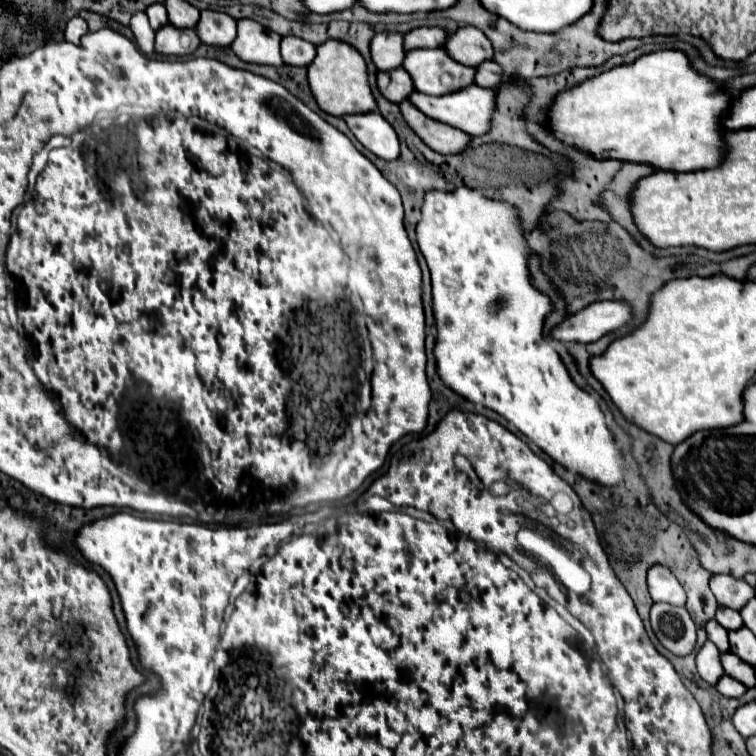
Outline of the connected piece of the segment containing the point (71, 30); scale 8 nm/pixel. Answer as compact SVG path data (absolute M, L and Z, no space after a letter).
M74 16L74 18L68 22L64 36L66 36L68 42L72 42L72 44L80 44L80 38L82 38L86 32L88 32L86 20L80 18L80 16Z

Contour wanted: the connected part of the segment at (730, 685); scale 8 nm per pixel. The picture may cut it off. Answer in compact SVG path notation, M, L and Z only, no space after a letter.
M724 674L724 676L718 680L716 690L718 690L720 694L724 694L724 696L740 698L740 696L746 692L746 686L744 686L744 684L740 684L738 680L734 680L734 678L730 678L730 676L726 676L726 674Z

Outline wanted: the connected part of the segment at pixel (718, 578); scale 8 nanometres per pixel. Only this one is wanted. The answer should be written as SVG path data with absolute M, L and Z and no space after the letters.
M716 574L710 578L710 590L714 592L720 606L728 606L740 610L752 596L754 588L740 578L732 578L728 574Z

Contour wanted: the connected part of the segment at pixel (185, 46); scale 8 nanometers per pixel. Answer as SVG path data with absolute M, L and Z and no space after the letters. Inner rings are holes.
M172 24L162 26L156 32L156 52L186 56L200 46L200 38L192 28L176 28Z

